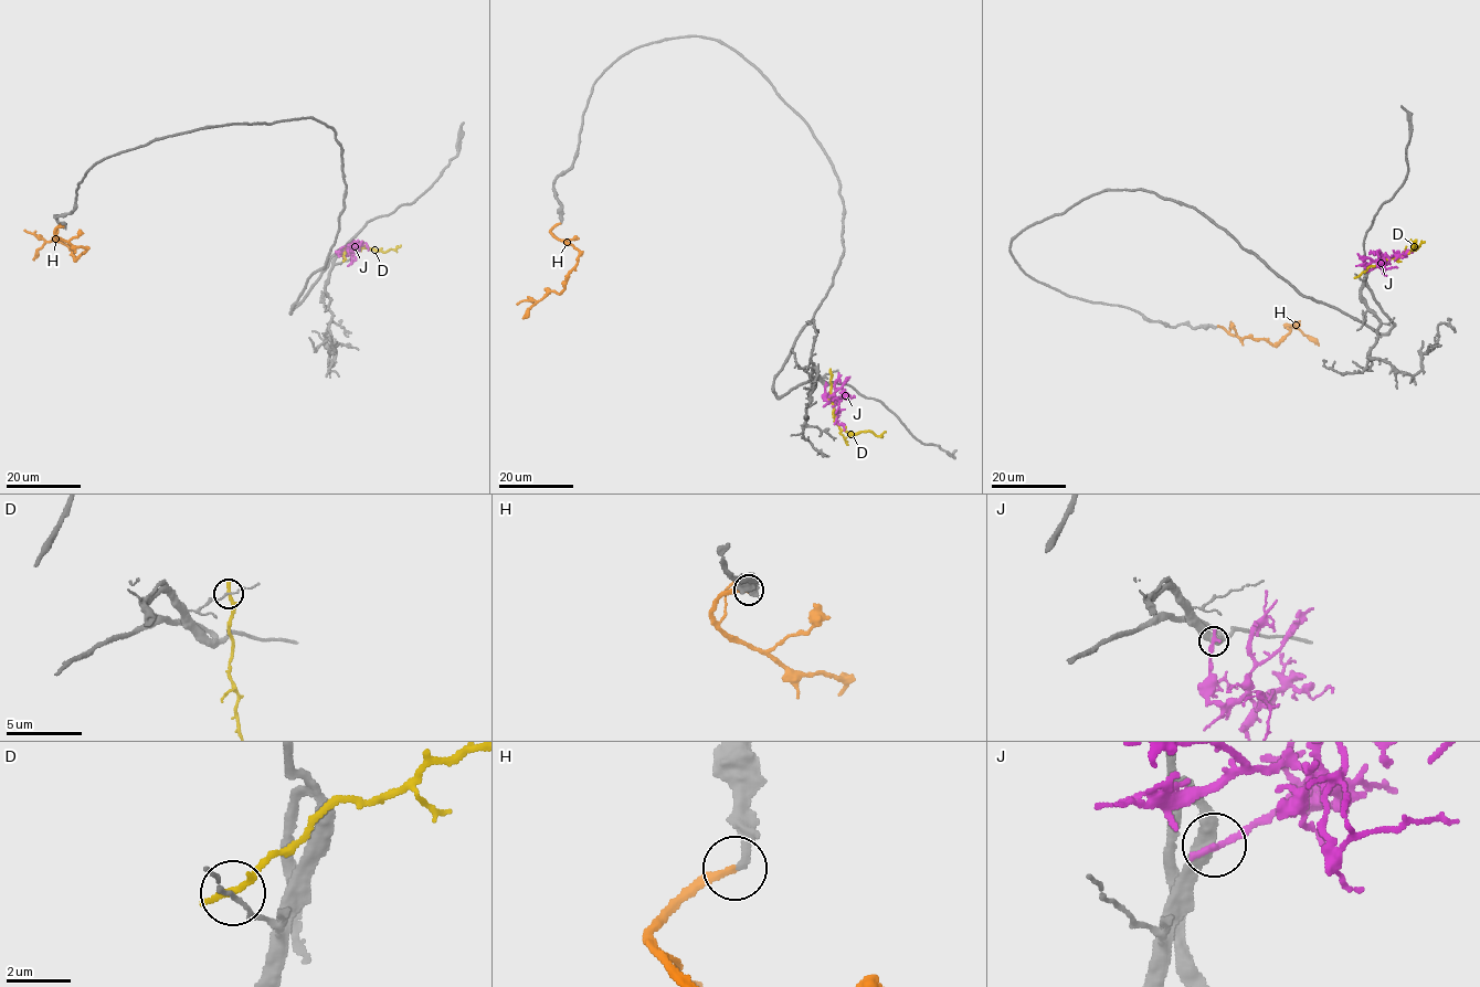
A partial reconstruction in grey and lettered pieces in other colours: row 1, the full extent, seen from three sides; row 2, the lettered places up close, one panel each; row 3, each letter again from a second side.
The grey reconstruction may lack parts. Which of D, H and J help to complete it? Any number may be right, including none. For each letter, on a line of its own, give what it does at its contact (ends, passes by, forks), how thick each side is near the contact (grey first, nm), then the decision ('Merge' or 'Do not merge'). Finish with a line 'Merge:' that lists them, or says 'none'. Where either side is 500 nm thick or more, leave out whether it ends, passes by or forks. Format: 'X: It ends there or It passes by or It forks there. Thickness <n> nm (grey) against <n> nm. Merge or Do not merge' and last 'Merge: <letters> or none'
D: It ends there. Thickness 110 nm (grey) against 280 nm. Do not merge
H: It ends there. Thickness 240 nm (grey) against 260 nm. Merge
J: It ends there. Thickness 420 nm (grey) against 260 nm. Do not merge
Merge: H

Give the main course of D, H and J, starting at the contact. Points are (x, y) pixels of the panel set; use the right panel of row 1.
D: (1357, 276), (1371, 265), (1408, 252), (1416, 244), (1410, 239)
H: (1218, 326), (1240, 339), (1267, 339), (1275, 345), (1290, 331), (1288, 328), (1292, 327), (1319, 346)
J: (1370, 271), (1382, 266), (1383, 257), (1413, 253)

